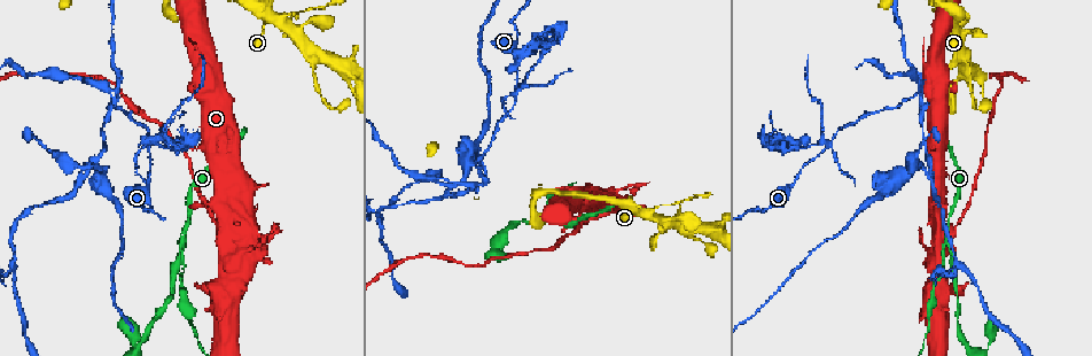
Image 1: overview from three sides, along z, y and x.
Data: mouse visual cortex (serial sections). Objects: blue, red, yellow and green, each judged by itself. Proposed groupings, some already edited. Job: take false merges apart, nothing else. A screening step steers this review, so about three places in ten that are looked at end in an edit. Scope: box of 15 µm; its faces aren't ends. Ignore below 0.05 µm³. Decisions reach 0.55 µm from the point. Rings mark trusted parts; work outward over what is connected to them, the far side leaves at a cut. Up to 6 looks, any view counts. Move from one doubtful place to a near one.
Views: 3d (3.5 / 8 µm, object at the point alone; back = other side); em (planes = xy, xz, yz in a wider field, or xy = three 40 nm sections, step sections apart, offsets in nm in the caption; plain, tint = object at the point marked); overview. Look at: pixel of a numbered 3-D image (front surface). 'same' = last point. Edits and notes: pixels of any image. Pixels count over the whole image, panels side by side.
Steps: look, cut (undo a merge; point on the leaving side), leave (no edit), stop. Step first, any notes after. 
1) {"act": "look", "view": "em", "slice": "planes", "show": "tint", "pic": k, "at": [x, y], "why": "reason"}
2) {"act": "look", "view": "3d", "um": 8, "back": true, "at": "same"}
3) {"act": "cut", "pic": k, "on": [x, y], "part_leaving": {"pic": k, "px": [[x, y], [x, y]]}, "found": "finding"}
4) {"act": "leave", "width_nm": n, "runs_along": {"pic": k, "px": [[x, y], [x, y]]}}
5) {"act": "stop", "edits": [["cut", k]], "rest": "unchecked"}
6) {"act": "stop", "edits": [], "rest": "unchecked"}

{"act": "look", "view": "3d", "um": 8, "pic": 1, "at": [599, 215], "why": "sharp bend"}

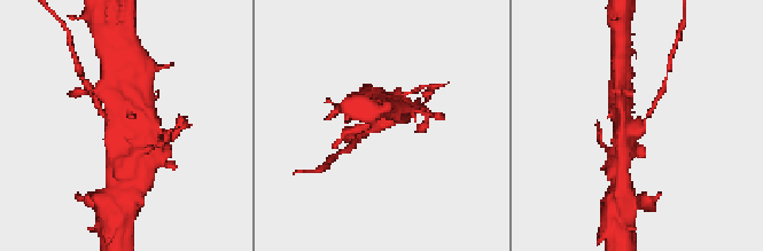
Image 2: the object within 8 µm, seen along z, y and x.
{"act": "look", "view": "em", "slice": "xy", "step": 2, "show": "tint", "pic": 2, "at": [122, 129], "why": "need the tissue"}

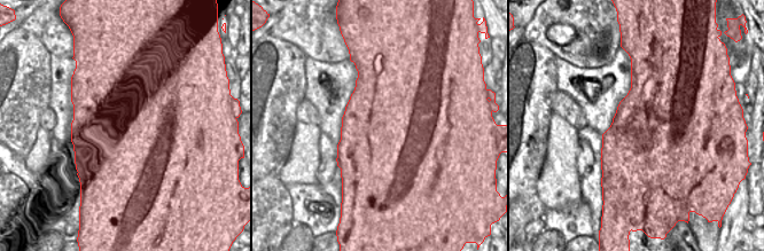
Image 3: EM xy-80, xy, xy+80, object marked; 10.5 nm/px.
{"act": "cut", "pic": 2, "on": [98, 104], "part_leaving": {"pic": 2, "px": [[633, 131], [640, 131], [655, 101]]}, "found": "a second cell is stuck on"}

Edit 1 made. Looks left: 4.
{"act": "look", "view": "overview", "why": "see it whole again"}

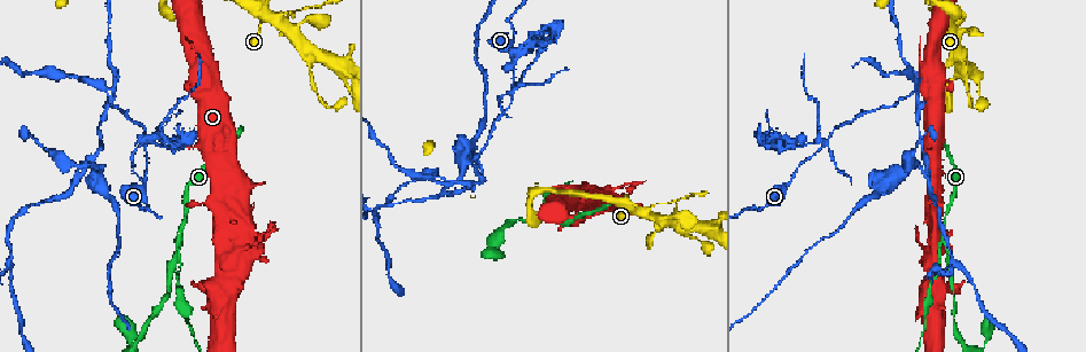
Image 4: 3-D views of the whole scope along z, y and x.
{"act": "look", "view": "3d", "um": 3.5, "pic": 4, "at": [944, 242], "why": "thin neck"}

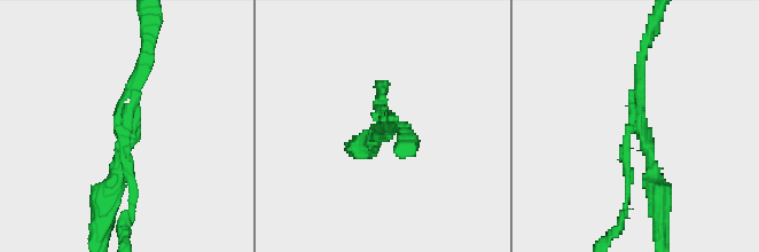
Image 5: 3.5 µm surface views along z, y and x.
{"act": "cut", "pic": 5, "on": [133, 187], "arm_widths_nm": [150, 150, 200], "part_leaving": {"pic": 5, "px": [[124, 148], [132, 176], [124, 236]]}, "found": "two cells meet here"}

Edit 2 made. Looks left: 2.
{"act": "stop", "edits": [["cut", 2], ["cut", 5]], "rest": "unchecked"}

